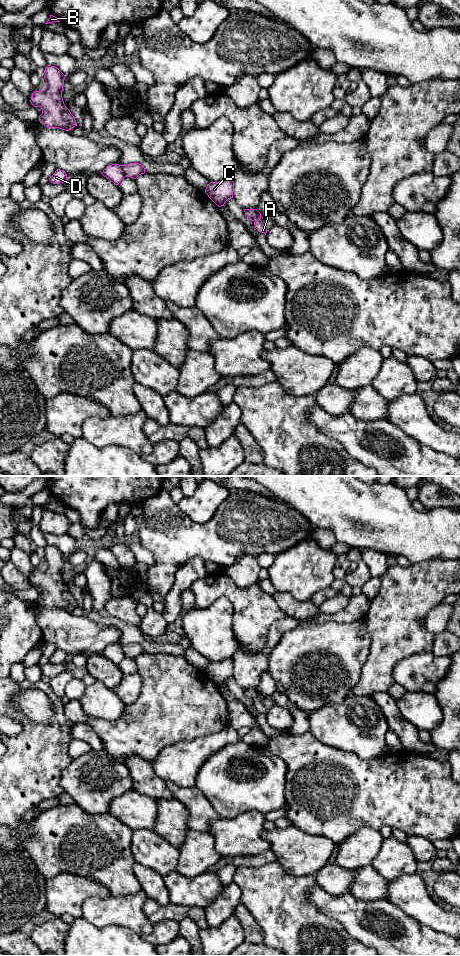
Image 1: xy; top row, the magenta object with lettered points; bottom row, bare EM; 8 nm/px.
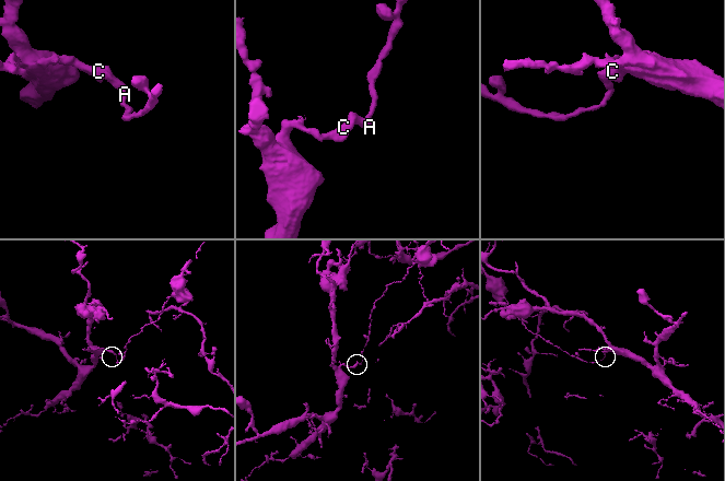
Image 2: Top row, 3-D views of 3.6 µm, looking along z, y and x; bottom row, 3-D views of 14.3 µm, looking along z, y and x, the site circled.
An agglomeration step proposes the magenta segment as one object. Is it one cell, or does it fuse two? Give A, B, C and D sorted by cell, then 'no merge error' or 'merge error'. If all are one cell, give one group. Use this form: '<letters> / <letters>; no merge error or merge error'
A / B C D; merge error

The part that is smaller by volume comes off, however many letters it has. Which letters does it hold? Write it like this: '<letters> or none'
A

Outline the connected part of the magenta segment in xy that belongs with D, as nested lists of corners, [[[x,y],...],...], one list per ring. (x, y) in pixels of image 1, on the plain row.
[[[57,649],[55,653],[50,656],[49,661],[53,664],[63,663],[67,661],[67,654],[64,651]]]

